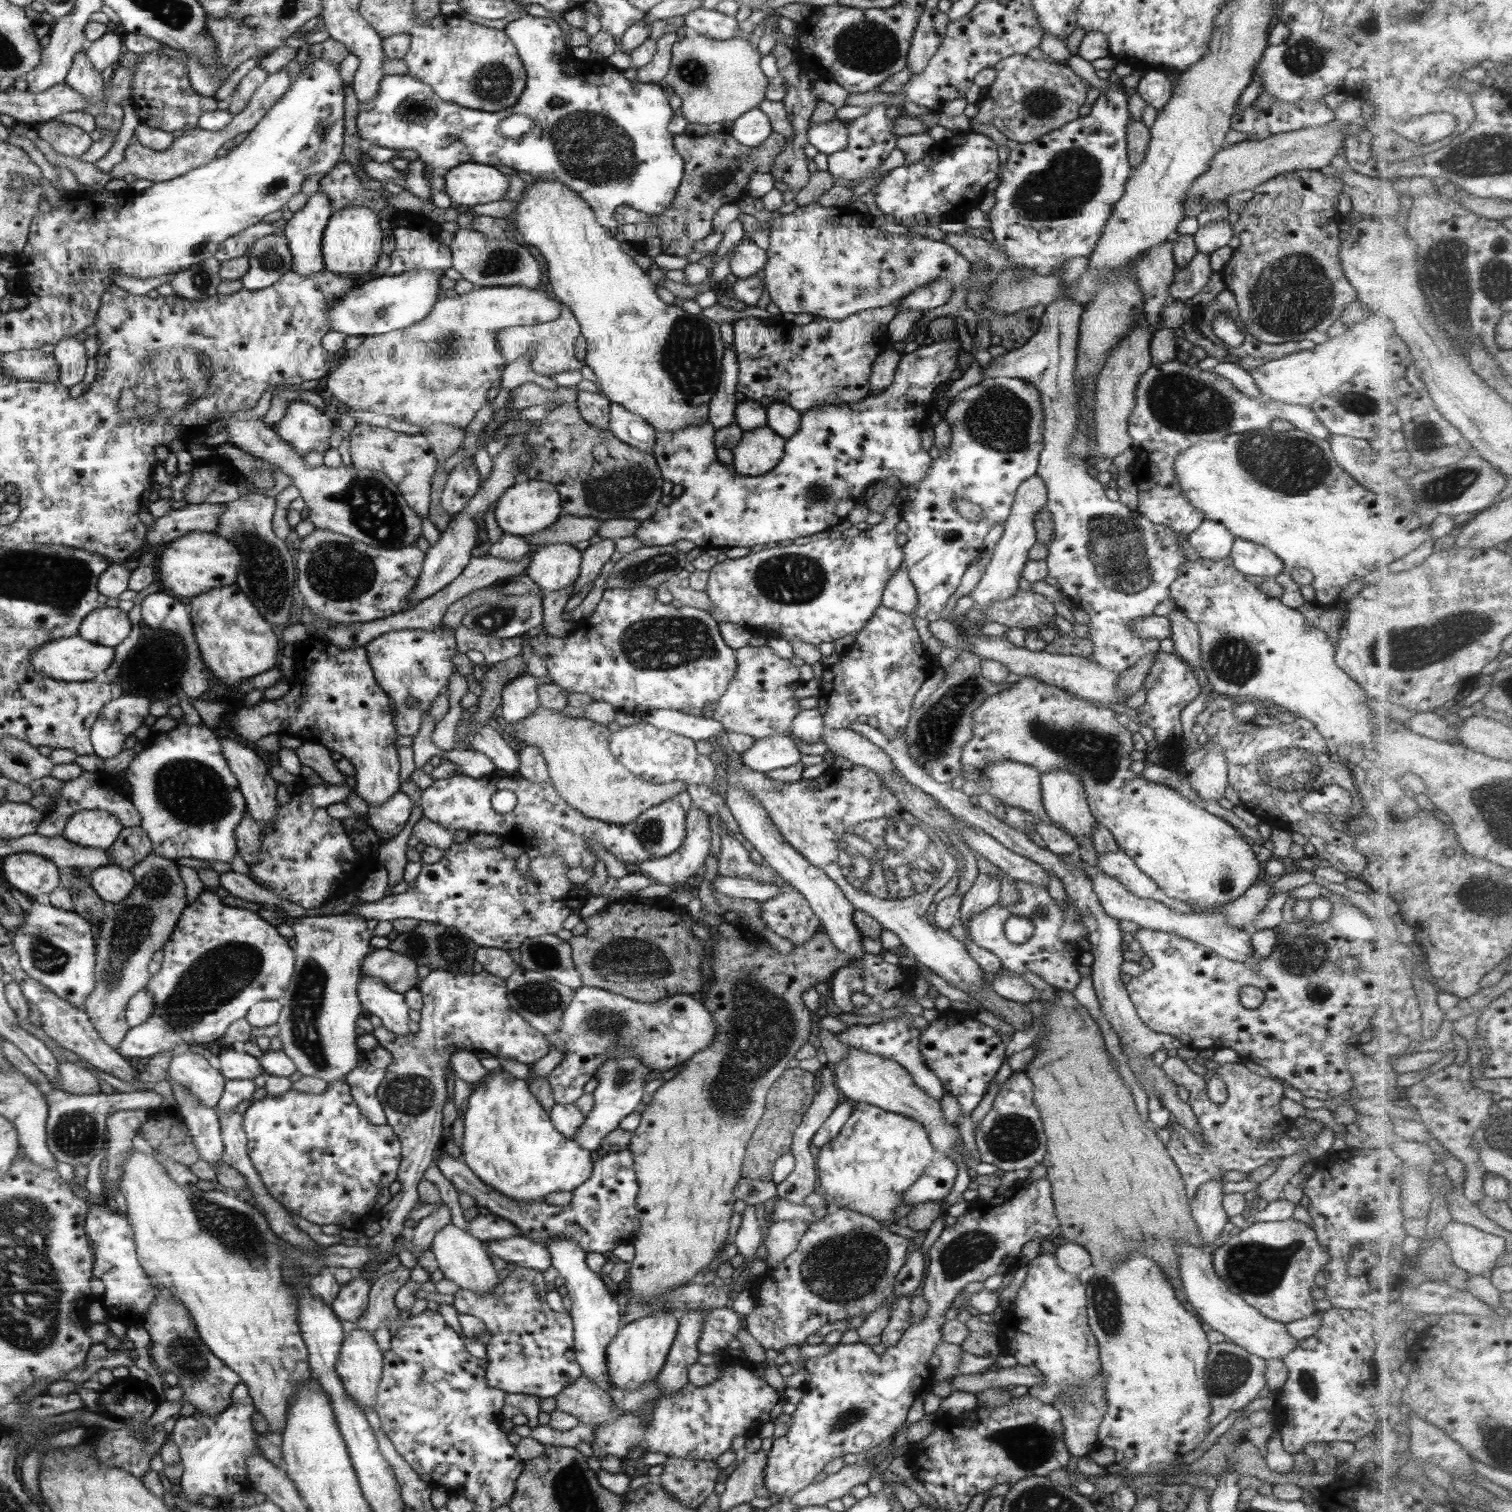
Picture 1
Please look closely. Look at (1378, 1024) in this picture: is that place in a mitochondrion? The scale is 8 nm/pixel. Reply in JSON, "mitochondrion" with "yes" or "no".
{"mitochondrion":"no"}

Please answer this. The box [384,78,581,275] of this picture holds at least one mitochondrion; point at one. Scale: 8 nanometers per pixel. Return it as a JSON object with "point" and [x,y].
{"point":[412,109]}

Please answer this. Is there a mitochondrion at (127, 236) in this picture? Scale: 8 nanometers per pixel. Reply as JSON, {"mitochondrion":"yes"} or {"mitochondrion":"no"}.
{"mitochondrion":"no"}

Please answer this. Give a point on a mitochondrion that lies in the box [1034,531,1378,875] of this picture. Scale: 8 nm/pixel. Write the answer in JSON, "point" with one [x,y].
{"point":[1283,765]}

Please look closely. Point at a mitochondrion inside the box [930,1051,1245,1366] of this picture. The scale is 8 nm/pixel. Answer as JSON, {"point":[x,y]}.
{"point":[972,1246]}

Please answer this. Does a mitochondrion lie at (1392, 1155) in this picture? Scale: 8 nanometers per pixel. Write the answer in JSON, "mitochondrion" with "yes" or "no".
{"mitochondrion":"no"}

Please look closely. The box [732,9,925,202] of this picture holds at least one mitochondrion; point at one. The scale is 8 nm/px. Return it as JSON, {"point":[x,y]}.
{"point":[868,46]}

